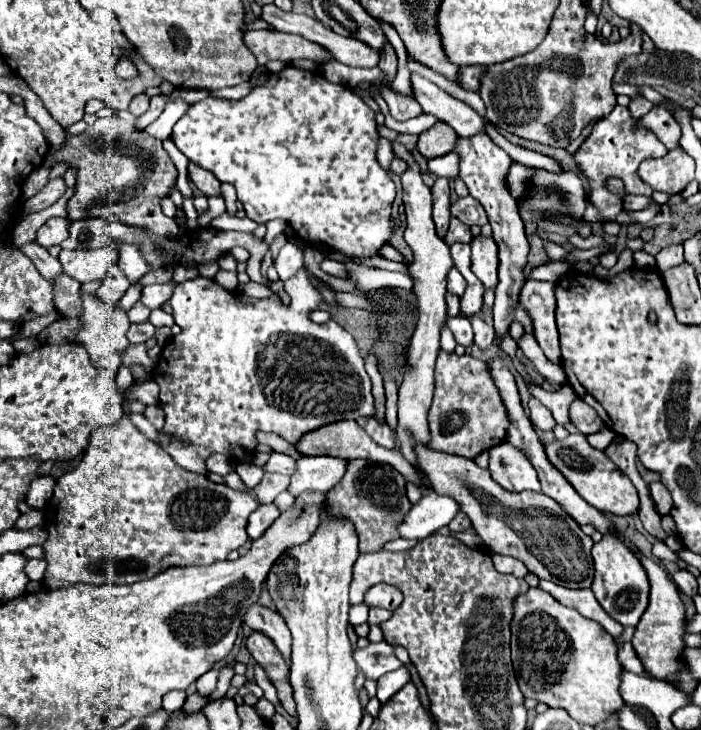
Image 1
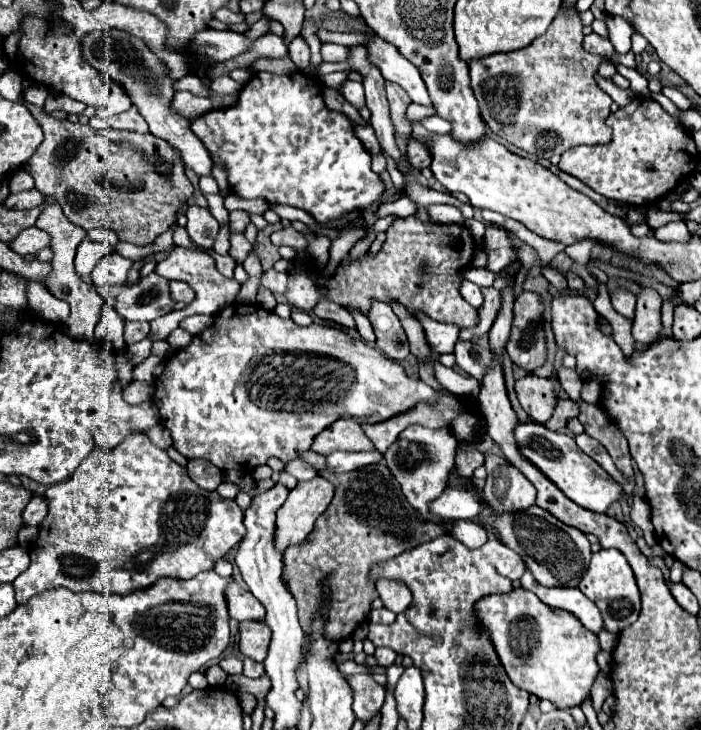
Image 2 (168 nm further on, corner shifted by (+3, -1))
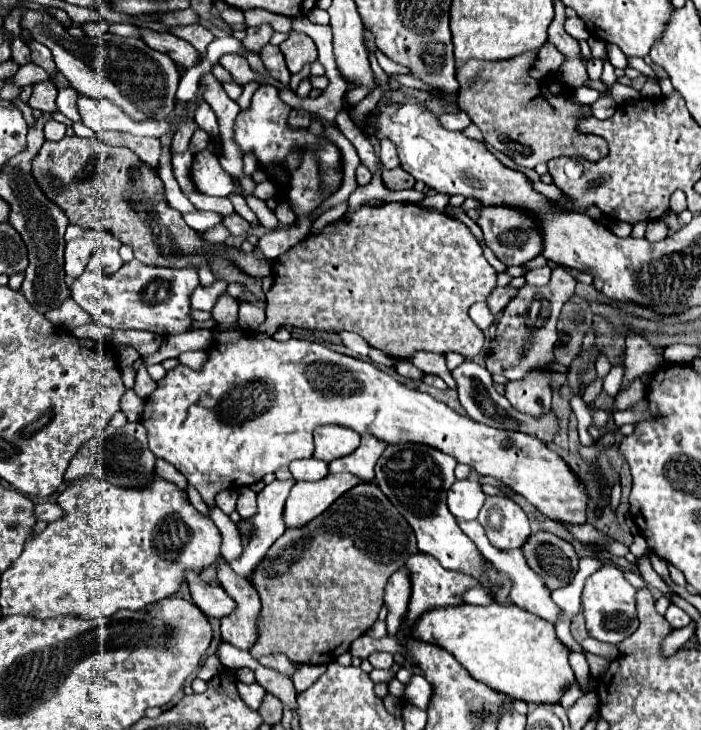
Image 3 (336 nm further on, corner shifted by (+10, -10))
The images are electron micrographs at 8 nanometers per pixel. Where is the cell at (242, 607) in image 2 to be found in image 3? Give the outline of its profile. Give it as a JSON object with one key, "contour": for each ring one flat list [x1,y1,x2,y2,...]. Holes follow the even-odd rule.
{"contour":[[187,572,185,582,189,584,193,602,197,602,197,608,201,608,205,616,223,618,225,614,233,612,235,602,229,598,229,594,225,594,221,586,211,586,205,580,201,580,199,572]]}

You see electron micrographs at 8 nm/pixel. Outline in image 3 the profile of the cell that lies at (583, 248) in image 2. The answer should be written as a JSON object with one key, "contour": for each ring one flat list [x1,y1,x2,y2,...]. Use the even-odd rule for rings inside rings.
{"contour":[[555,266,547,286,525,284,523,288,519,288,517,298,513,298,513,302,509,302,509,306,505,306,501,312,503,316,497,324,497,334,485,354,485,368,491,374,501,374,507,380,517,380,535,370,537,366,553,362,553,346,557,342,557,320,563,304,573,296,575,284,577,282,565,268]]}

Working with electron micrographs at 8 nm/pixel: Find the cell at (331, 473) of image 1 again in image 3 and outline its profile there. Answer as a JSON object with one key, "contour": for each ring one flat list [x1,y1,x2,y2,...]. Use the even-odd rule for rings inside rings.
{"contour":[[363,434,359,448,355,452,343,456,343,458,333,460,329,464,329,472,331,474,351,472,351,474,357,474,363,480,373,480,375,462,385,452,385,448,387,448,387,442,381,442,379,438,373,438,371,434]]}

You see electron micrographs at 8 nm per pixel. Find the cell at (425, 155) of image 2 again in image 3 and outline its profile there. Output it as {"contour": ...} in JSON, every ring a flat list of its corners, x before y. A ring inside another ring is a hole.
{"contour":[[401,168,383,170,381,180,383,180,387,190,407,190,407,188,413,188,413,184,415,184,415,178,411,174,407,174,405,170,401,170]]}

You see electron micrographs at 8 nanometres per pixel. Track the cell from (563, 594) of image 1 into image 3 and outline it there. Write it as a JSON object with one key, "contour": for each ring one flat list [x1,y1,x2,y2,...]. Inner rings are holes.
{"contour":[[459,520,459,528,477,544,477,548,481,550,481,554,483,554,497,570,501,570,503,574,507,574,507,576,513,580,511,600,513,600,519,608,523,608,523,610,527,610,527,612,531,612,531,614,535,614,535,616,539,616,539,618,543,618,543,620,555,624,555,620,557,620,557,616,559,616,557,606,553,604,553,600,551,600,551,596,549,596,549,588,545,586,543,578,541,578,533,568,527,566,527,560,525,560,523,552,521,552,521,550,509,550,509,554,501,554,501,550,493,550,493,546,489,546,489,540,485,538,483,526,481,526,477,520,471,520,471,522]]}

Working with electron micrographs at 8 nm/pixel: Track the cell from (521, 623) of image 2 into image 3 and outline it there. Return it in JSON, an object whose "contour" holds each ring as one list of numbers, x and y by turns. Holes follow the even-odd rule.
{"contour":[[461,602,457,606,427,610,413,622,403,618,401,624,413,638,431,642,453,654,477,682,483,682,513,700,555,704,559,702,563,688,575,682,575,674,567,660,569,650,555,636,555,626,515,604,473,606]]}

